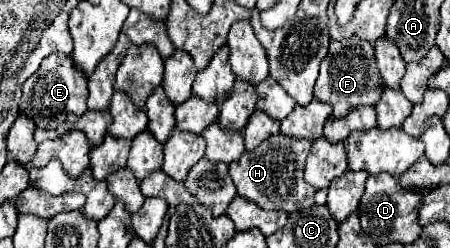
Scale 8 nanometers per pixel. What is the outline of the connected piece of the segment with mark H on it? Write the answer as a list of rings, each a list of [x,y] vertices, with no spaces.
[[[287,135],[269,137],[255,151],[245,151],[239,161],[229,165],[229,175],[237,187],[237,193],[265,211],[287,211],[309,209],[315,201],[315,189],[305,183],[303,169],[305,159],[311,149],[311,141],[299,141]]]

